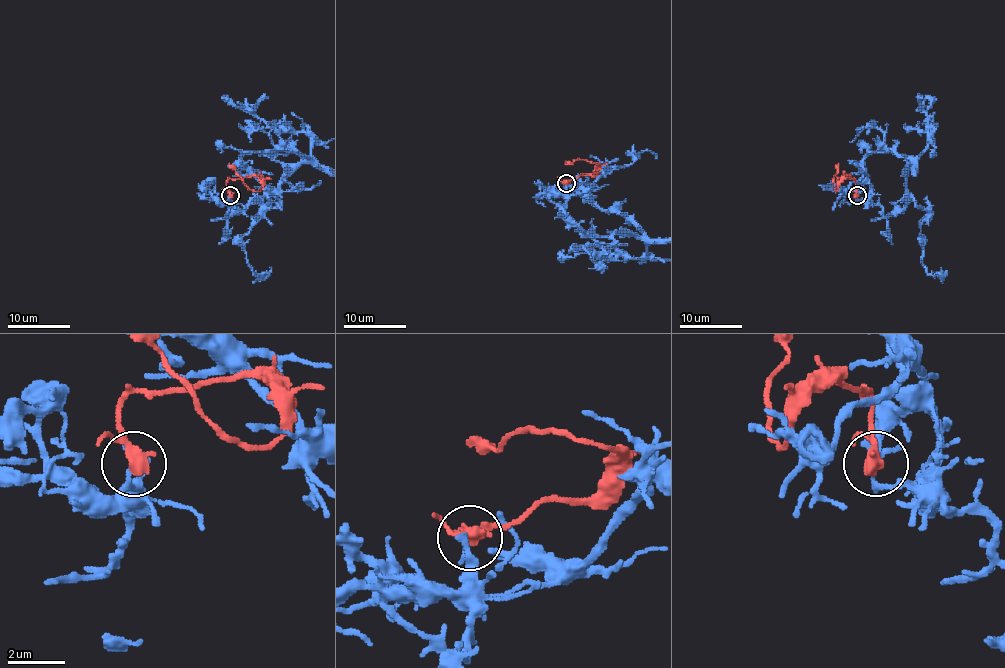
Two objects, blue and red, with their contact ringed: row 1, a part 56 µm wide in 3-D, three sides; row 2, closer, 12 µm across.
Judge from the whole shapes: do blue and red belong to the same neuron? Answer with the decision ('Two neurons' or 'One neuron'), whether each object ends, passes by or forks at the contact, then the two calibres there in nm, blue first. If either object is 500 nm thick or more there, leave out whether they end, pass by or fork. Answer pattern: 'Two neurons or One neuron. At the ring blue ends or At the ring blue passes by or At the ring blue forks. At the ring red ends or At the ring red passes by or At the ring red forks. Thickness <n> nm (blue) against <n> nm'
Two neurons. Thickness 200 nm (blue) against 500 nm

